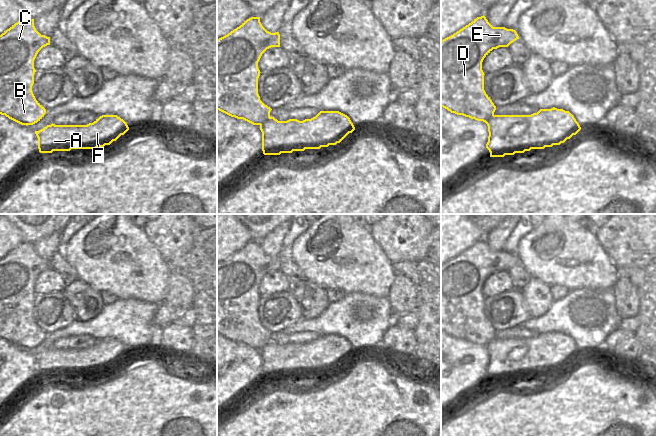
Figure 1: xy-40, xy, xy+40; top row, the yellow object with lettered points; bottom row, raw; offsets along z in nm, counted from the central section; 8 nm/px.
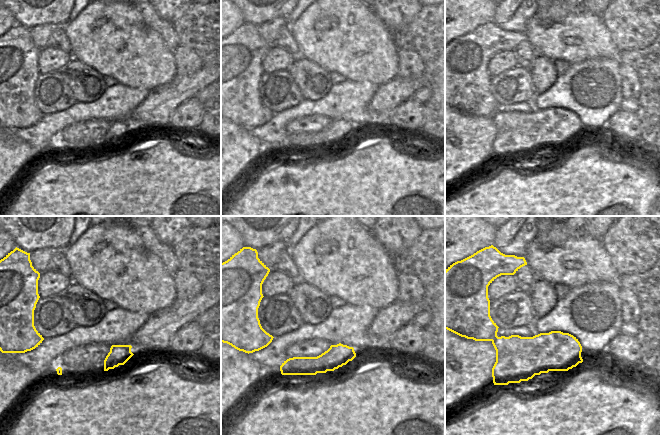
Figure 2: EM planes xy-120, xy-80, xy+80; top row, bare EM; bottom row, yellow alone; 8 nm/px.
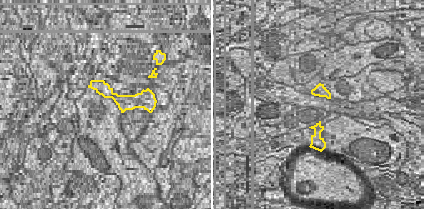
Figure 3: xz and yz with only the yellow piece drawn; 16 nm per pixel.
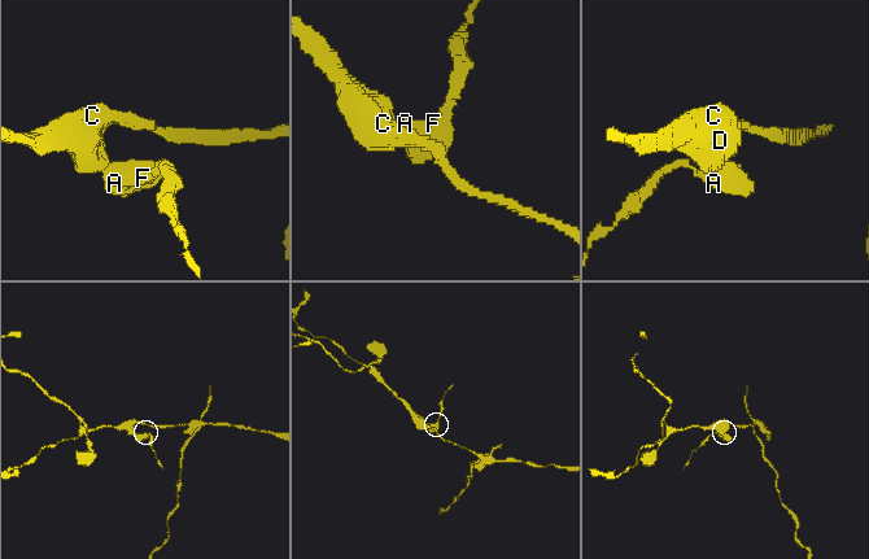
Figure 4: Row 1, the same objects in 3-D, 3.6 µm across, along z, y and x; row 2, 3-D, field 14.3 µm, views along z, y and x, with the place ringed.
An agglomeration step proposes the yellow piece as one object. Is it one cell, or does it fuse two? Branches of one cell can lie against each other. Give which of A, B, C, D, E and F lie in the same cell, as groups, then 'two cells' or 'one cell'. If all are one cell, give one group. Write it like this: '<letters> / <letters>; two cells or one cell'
A F / B C D E; two cells

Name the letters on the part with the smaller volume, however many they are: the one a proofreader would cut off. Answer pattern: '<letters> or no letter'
A, F

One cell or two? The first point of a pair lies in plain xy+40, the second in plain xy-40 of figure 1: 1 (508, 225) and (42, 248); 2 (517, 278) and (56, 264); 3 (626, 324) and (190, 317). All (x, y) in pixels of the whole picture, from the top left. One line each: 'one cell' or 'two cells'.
1: one cell
2: one cell
3: one cell

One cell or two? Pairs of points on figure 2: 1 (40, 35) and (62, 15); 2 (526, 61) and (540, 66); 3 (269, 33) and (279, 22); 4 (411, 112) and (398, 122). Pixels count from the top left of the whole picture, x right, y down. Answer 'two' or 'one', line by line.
1: two
2: two
3: one
4: one

